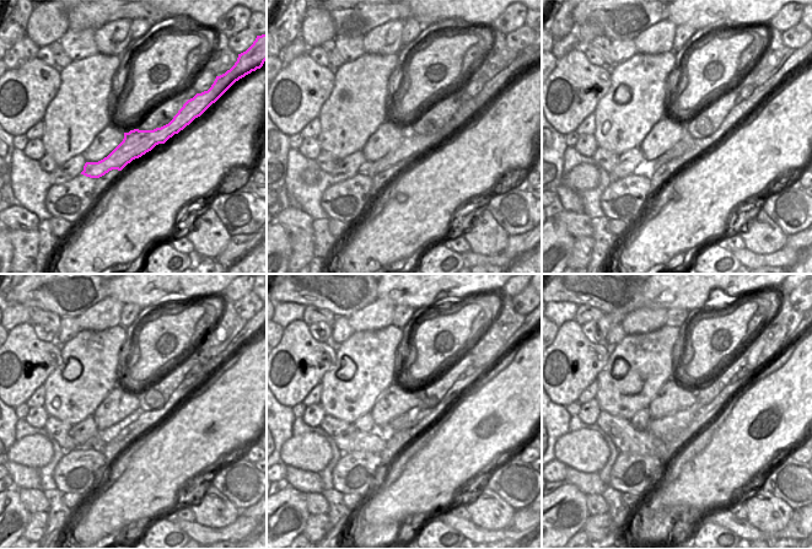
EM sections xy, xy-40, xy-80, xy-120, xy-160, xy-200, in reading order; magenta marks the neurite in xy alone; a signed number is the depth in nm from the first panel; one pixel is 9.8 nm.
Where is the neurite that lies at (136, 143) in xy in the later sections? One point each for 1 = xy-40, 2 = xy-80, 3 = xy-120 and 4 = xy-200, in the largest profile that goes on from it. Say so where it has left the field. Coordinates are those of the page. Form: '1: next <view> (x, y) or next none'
1: next xy-40 (412, 145)
2: next xy-80 (687, 147)
3: next xy-120 (148, 419)
4: next xy-200 (704, 414)

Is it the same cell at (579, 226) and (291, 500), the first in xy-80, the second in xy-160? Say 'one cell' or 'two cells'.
two cells

